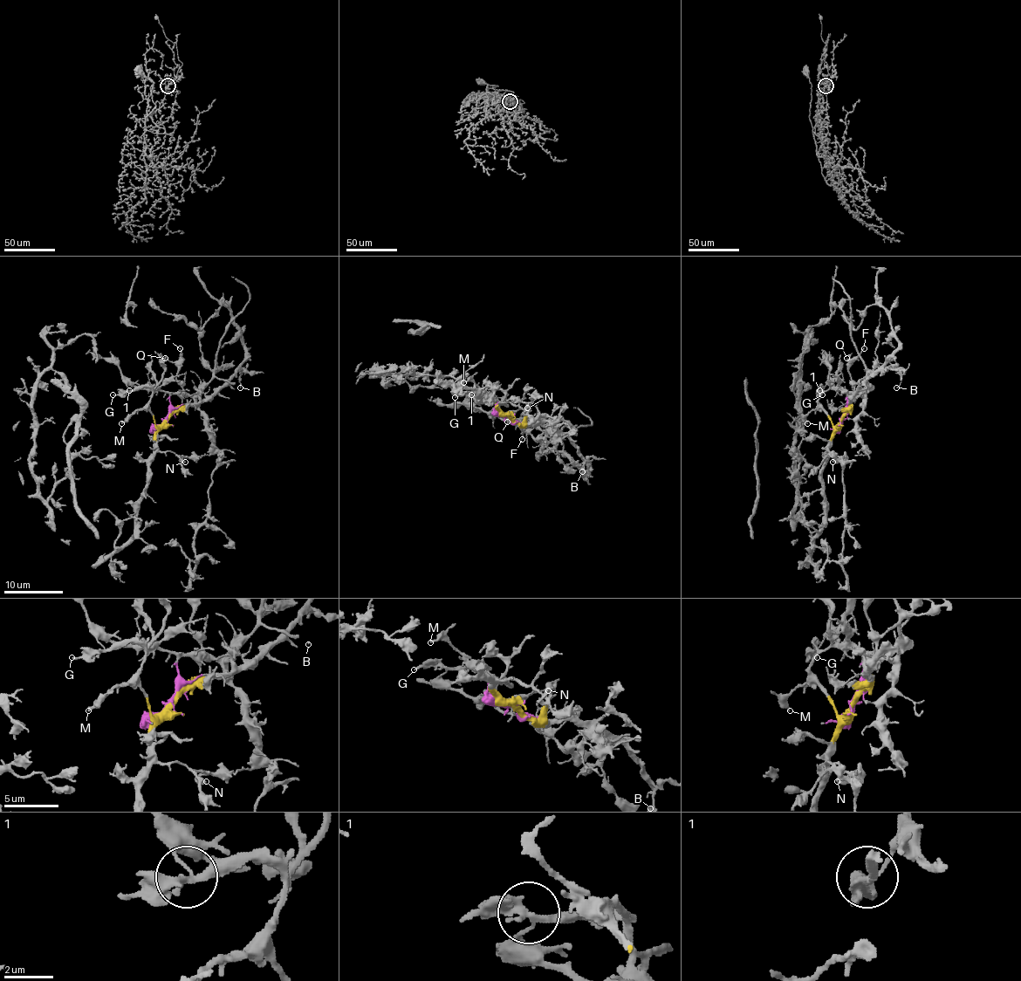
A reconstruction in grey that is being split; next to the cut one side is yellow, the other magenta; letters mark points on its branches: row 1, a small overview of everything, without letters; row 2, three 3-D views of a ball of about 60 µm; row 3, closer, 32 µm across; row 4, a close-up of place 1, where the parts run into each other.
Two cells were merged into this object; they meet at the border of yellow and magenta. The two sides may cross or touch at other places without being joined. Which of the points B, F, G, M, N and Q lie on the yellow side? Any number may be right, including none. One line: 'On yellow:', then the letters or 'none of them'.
On yellow: B, G, M, N

